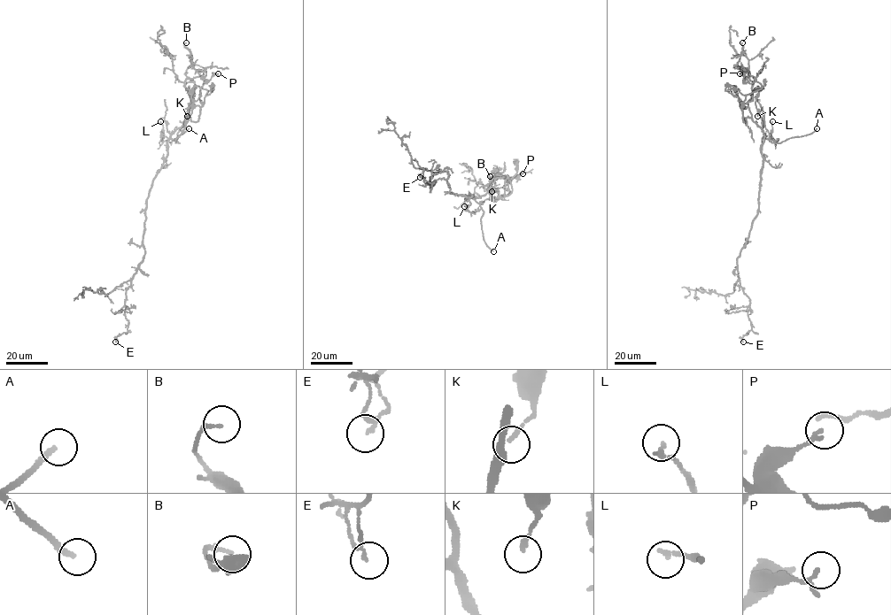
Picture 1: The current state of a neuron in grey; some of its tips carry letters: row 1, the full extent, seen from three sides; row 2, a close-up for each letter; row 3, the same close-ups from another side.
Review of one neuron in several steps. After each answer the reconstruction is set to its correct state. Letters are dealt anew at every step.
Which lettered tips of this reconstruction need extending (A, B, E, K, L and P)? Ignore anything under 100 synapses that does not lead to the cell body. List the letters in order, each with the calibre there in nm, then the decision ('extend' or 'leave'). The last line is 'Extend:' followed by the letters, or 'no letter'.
A: 200 nm thick; extend
B: 150 nm thick; leave
E: 100 nm thick; leave
K: 170 nm thick; leave
L: 180 nm thick; leave
P: 120 nm thick; leave
Extend: A

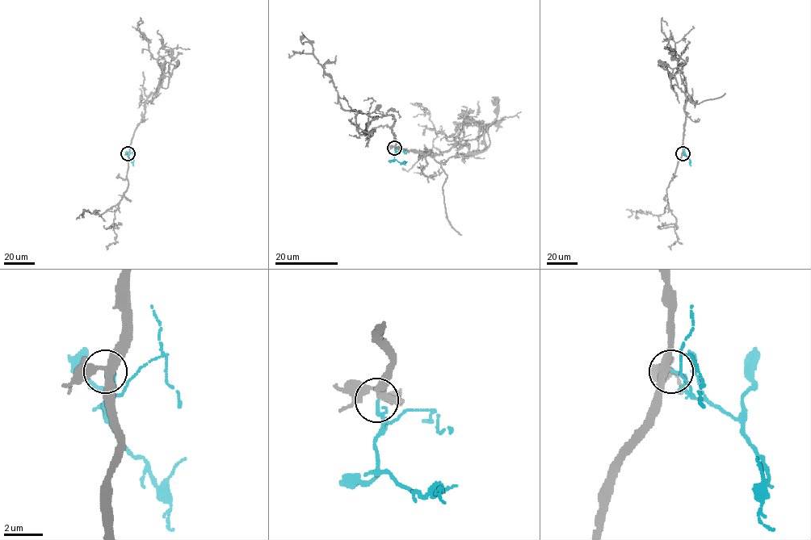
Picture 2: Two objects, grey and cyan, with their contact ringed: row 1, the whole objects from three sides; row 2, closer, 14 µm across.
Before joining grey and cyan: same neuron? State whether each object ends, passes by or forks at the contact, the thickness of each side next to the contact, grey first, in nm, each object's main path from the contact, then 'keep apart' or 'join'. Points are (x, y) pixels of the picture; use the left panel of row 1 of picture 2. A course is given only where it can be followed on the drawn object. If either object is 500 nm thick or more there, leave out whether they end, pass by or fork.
grey forks there; cyan ends there; 320 nm thick on the grey side, 150 nm on the other; grey runs (128, 153), (146, 99), (157, 89), (161, 73), (149, 51), (145, 35), (137, 27), (142, 21), (137, 25); cyan runs (128, 153), (133, 165); join

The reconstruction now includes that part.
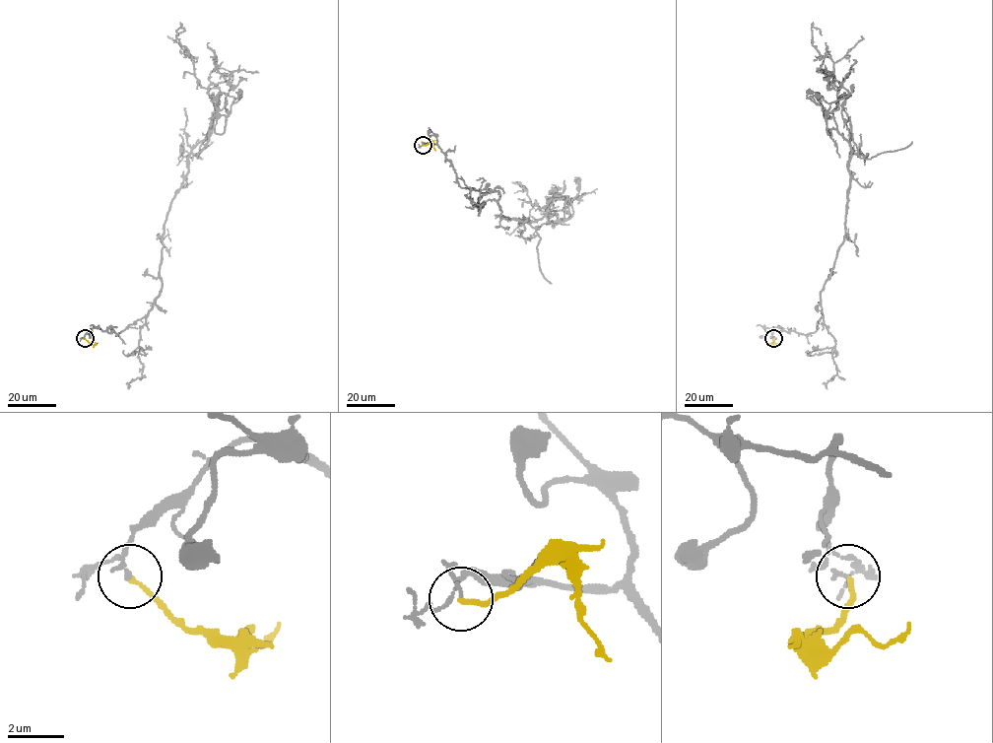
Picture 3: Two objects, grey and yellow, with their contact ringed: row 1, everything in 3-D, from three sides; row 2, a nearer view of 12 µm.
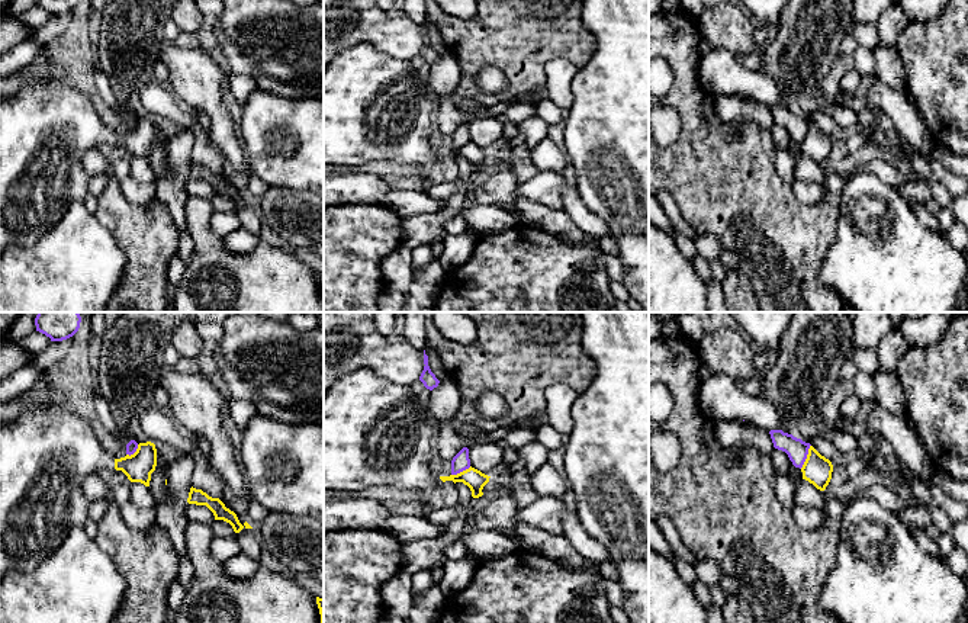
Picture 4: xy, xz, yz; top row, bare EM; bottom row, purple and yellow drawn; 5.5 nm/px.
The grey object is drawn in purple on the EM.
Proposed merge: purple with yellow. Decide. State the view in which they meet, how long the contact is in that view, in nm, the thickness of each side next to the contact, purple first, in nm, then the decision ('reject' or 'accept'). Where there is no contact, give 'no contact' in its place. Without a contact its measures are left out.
yz | 150 nm | 120/160 nm | reject

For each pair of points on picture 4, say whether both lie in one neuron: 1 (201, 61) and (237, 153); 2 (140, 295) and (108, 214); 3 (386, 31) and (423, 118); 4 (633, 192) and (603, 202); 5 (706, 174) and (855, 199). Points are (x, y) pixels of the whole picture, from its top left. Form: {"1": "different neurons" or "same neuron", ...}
{"1": "same neuron", "2": "same neuron", "3": "different neurons", "4": "same neuron", "5": "different neurons"}

